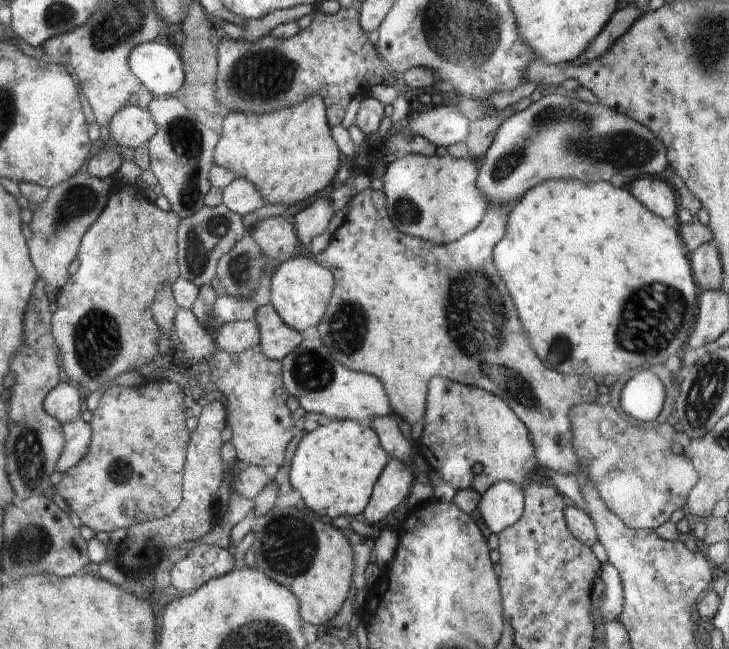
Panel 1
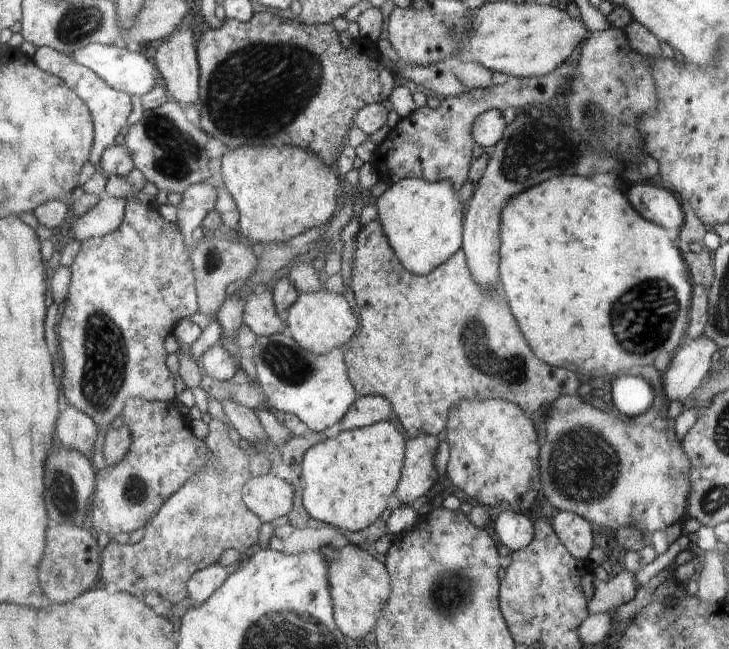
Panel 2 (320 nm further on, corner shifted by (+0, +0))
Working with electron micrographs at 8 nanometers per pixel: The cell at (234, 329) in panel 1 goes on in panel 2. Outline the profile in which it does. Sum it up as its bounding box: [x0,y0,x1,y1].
[200,344,239,380]

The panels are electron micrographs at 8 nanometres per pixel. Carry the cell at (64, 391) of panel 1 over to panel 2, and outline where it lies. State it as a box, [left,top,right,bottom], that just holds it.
[58,406,96,455]

